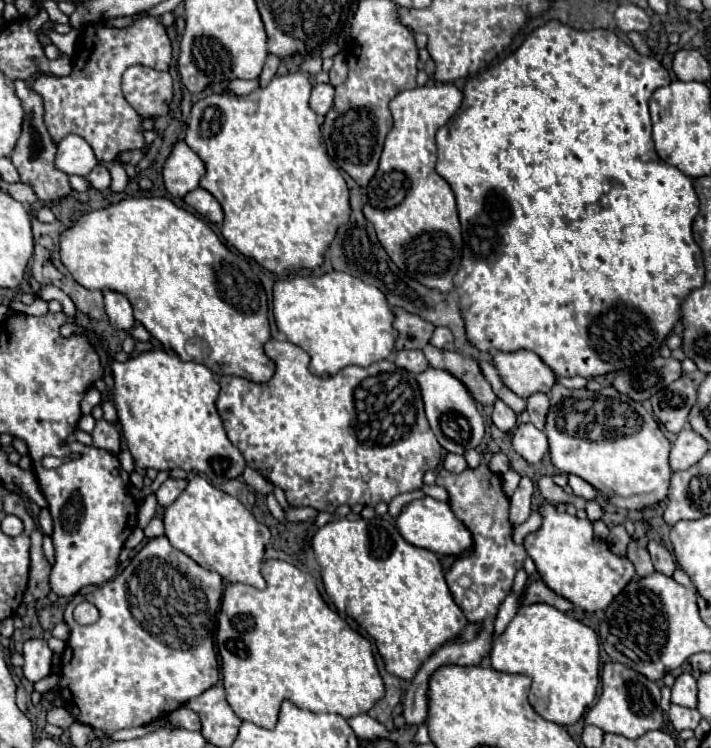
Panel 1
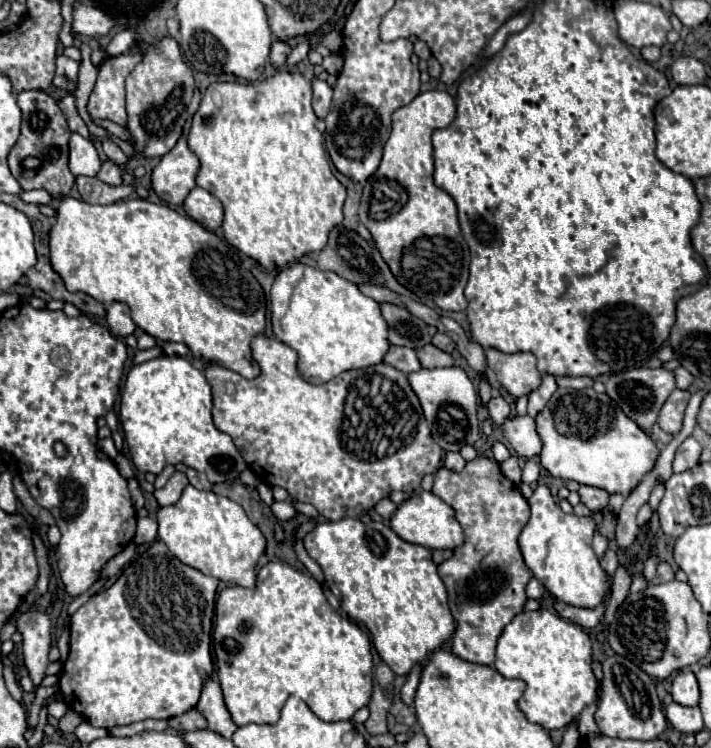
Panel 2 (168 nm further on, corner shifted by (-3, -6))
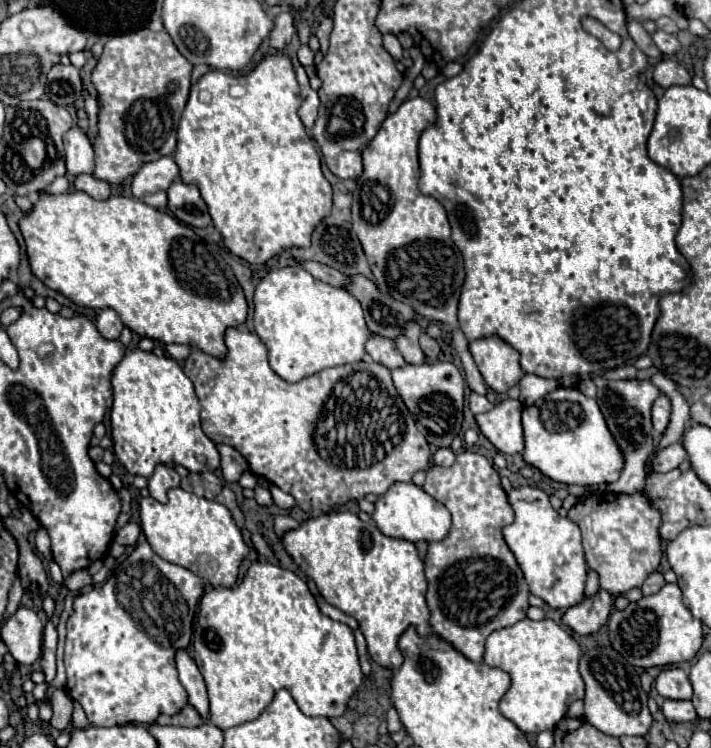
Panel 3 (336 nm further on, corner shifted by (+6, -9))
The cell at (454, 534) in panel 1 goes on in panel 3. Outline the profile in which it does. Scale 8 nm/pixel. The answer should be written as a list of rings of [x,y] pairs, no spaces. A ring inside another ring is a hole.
[[[394,482],[384,496],[380,496],[374,504],[372,520],[376,522],[378,530],[392,538],[402,538],[408,542],[436,542],[442,540],[450,530],[450,512],[444,504],[434,500],[422,488],[412,482]]]

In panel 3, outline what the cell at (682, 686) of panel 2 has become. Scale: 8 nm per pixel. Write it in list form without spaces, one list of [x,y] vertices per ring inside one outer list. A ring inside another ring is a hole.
[[[666,668],[656,676],[656,690],[664,698],[672,700],[690,700],[692,698],[692,684],[688,674],[682,668]]]

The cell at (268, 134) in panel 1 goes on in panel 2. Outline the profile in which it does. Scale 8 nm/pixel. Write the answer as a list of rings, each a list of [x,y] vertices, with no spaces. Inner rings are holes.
[[[279,71],[271,79],[267,79],[263,83],[257,83],[257,85],[241,85],[241,83],[213,83],[213,85],[209,85],[209,89],[205,91],[205,95],[201,99],[201,105],[199,105],[195,117],[193,117],[193,125],[191,125],[187,141],[189,141],[189,149],[201,161],[201,171],[197,175],[197,185],[207,189],[211,195],[215,195],[223,203],[223,209],[225,209],[223,235],[225,235],[227,243],[237,247],[239,251],[243,251],[251,259],[255,259],[263,269],[277,271],[277,269],[287,267],[293,261],[299,261],[307,253],[321,251],[325,247],[325,243],[327,243],[329,231],[343,221],[345,187],[337,181],[337,177],[333,174],[331,162],[327,158],[324,149],[324,138],[319,133],[319,129],[317,129],[317,117],[315,117],[313,107],[311,107],[311,83],[303,75],[289,73],[289,71]],[[213,91],[221,93],[221,107],[215,105],[213,97],[211,97]]]

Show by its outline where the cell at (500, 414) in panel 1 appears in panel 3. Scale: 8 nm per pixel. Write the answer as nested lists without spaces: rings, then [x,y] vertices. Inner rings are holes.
[[[472,392],[472,394],[470,394],[470,398],[468,398],[468,406],[470,406],[472,414],[488,412],[488,410],[492,408],[492,404],[486,400],[486,396],[480,396],[480,394],[476,394],[476,392]]]

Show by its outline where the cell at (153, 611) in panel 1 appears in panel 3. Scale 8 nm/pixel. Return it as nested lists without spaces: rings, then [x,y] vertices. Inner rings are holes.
[[[138,542],[136,548],[132,550],[132,554],[114,570],[114,576],[110,576],[102,586],[96,586],[84,594],[80,594],[74,600],[74,614],[68,618],[66,624],[66,642],[64,642],[64,666],[66,666],[66,676],[68,676],[68,684],[66,684],[66,692],[72,696],[72,700],[78,700],[88,716],[88,720],[94,726],[116,726],[122,722],[140,722],[140,724],[154,724],[156,718],[160,714],[176,714],[176,710],[180,710],[180,706],[184,706],[184,702],[188,702],[186,690],[178,680],[178,672],[176,672],[176,662],[174,662],[174,654],[178,648],[188,648],[190,644],[190,636],[192,636],[192,620],[196,614],[196,604],[200,600],[204,592],[204,580],[200,576],[196,576],[194,572],[190,572],[184,566],[178,564],[170,564],[166,560],[162,560],[148,542]]]

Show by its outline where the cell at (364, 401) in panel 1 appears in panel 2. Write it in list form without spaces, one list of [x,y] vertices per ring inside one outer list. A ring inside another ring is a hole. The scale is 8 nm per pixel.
[[[257,335],[251,349],[253,359],[261,367],[257,379],[249,381],[219,365],[209,365],[205,377],[213,389],[215,427],[231,435],[237,451],[259,481],[271,487],[283,487],[293,501],[311,503],[325,519],[339,521],[343,517],[359,517],[393,491],[419,491],[423,475],[435,473],[441,467],[443,451],[431,437],[421,403],[405,373],[379,363],[367,369],[345,371],[329,383],[313,385],[299,375],[297,353],[279,339]]]

